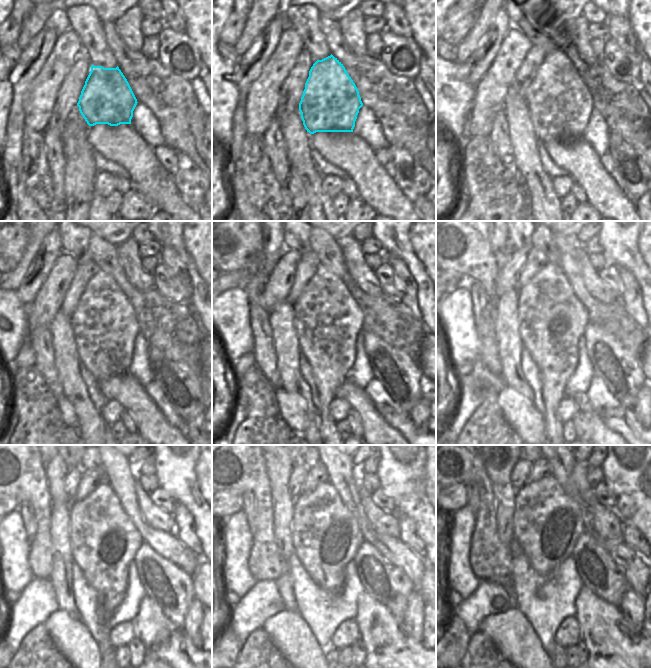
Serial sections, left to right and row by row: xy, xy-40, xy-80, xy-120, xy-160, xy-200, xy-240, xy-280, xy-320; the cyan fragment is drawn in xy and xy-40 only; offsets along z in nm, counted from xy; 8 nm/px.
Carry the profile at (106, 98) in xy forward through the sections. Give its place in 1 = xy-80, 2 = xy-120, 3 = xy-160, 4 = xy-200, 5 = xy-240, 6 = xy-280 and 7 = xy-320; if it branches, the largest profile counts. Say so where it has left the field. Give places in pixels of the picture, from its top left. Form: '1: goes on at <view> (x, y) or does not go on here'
1: goes on at xy-80 (558, 102)
2: goes on at xy-120 (105, 326)
3: goes on at xy-160 (327, 320)
4: goes on at xy-200 (552, 319)
5: goes on at xy-240 (104, 541)
6: goes on at xy-280 (325, 535)
7: goes on at xy-320 (547, 523)

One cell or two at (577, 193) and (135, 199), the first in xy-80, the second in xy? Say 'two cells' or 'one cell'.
two cells

